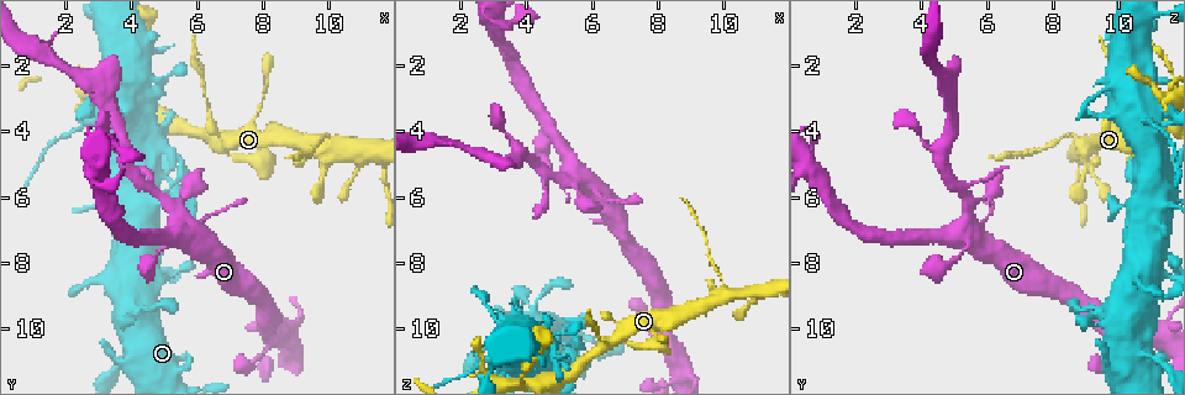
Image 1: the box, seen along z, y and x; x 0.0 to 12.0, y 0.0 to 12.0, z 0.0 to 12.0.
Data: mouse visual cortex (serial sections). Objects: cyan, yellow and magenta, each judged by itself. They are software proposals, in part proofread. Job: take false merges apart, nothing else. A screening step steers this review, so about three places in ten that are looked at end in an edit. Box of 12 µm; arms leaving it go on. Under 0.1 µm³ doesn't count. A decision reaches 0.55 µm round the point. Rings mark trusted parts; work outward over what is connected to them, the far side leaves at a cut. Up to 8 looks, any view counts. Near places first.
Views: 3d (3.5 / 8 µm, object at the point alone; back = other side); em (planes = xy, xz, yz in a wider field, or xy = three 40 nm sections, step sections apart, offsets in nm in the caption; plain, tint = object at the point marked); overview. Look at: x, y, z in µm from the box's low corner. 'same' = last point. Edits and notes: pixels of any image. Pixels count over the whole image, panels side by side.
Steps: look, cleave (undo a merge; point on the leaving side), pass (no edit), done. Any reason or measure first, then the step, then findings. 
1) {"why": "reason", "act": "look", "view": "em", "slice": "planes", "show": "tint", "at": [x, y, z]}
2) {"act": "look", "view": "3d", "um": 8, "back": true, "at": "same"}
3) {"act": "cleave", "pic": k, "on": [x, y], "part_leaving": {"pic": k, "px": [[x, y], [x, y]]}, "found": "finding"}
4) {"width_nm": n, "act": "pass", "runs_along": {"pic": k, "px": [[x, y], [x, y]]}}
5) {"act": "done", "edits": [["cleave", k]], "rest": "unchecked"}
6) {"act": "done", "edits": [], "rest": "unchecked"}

{"why": "thick turns thin", "act": "look", "view": "3d", "um": 3.5, "at": [4.2, 9.6, 9.5]}

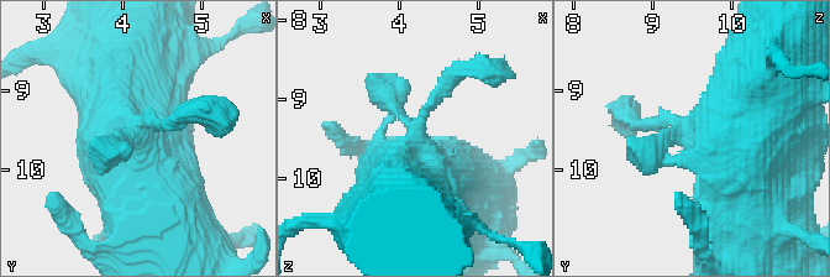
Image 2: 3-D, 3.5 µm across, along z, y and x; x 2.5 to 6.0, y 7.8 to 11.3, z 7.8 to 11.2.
{"act": "look", "view": "em", "slice": "xy", "step": 5, "show": "tint", "at": [4.20, 9.45, 9.60]}

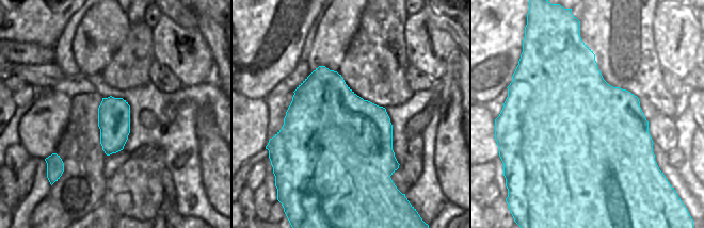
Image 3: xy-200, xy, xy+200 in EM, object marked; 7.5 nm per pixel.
{"act": "pass", "runs_along": {"pic": 2, "px": [[745, 186], [745, 155], [631, 121]]}, "found": "all the same cell"}

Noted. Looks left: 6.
{"why": "thick turns thin", "act": "look", "view": "3d", "um": 3.5, "at": [3.4, 3.4, 11.2]}

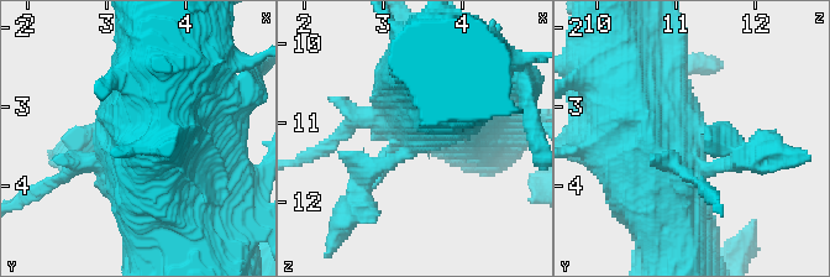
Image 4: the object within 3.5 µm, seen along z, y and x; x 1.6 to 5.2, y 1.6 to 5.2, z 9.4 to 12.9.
{"act": "look", "view": "em", "slice": "xy", "step": 5, "show": "tint", "at": [3.40, 3.35, 11.20]}

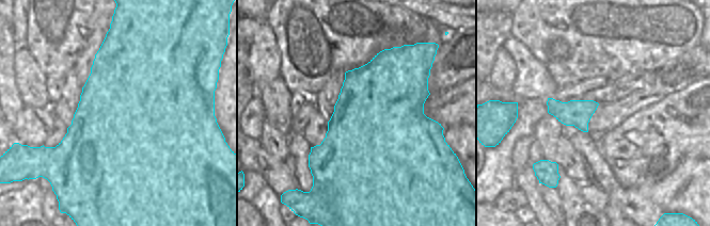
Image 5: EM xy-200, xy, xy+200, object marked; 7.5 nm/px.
{"act": "look", "view": "em", "slice": "planes", "show": "tint", "at": "same"}

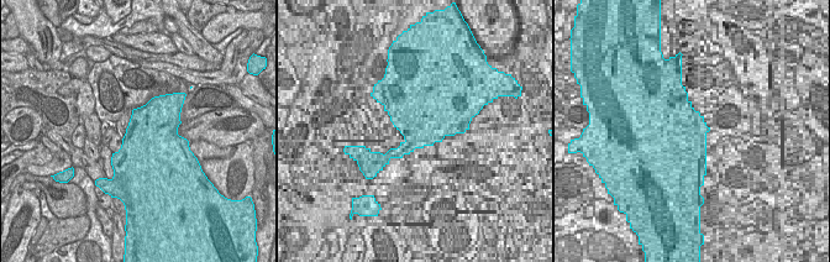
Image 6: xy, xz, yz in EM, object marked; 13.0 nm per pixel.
{"width_nm": 800, "act": "cleave", "pic": 4, "on": [765, 150], "part_leaving": {"pic": 4, "px": [[394, 158], [364, 168], [337, 152]]}, "found": "two cells meet here"}

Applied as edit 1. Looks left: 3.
{"act": "done", "edits": [["cleave", 4]], "rest": "unchecked"}

